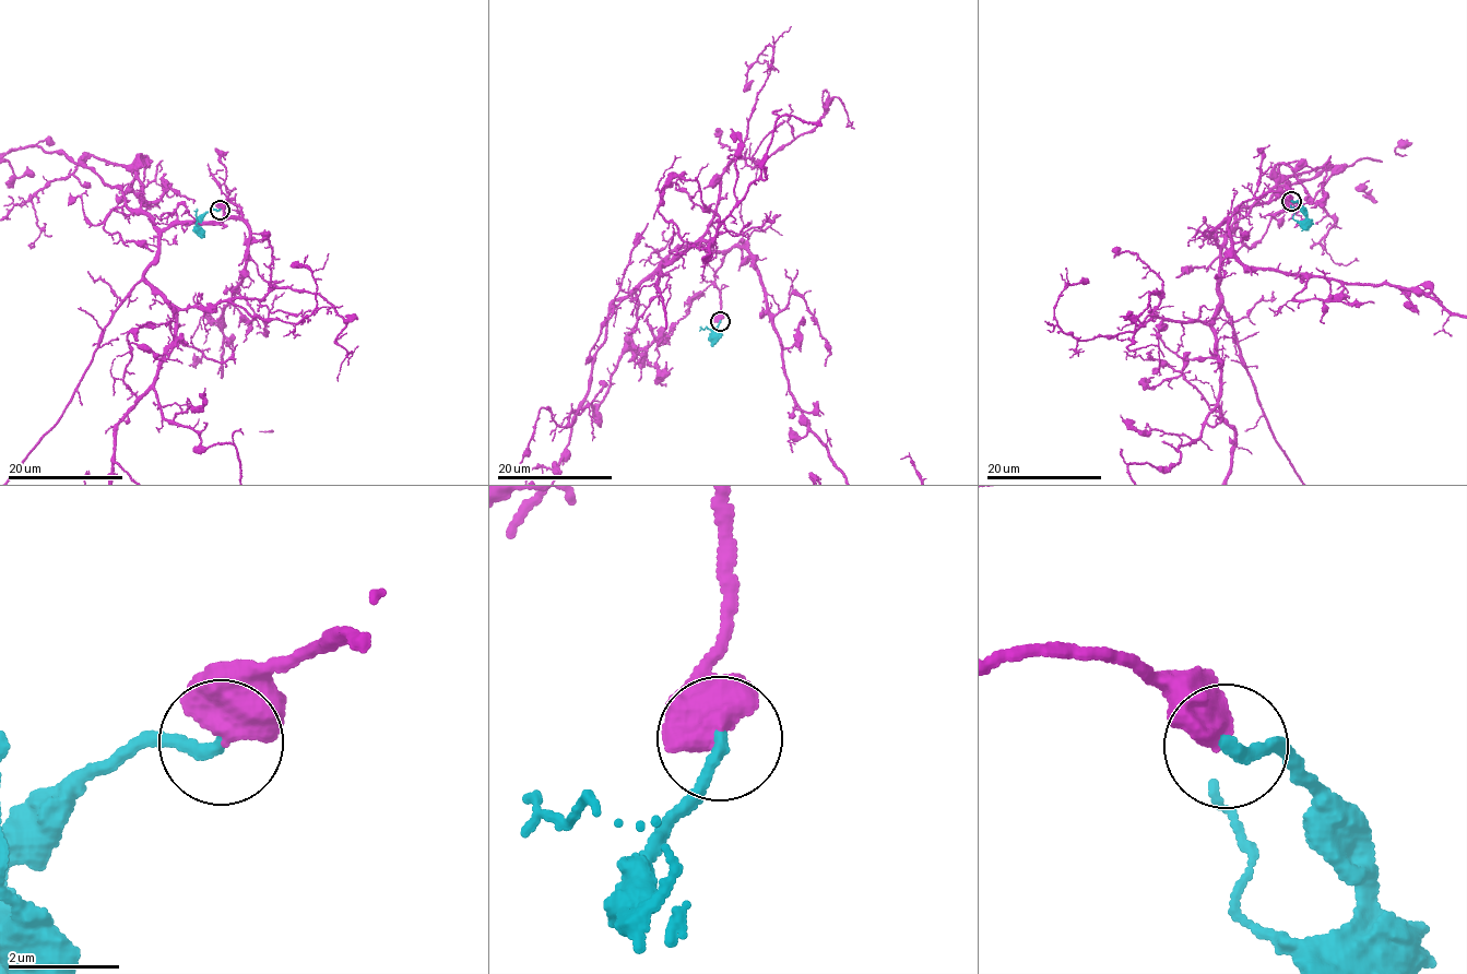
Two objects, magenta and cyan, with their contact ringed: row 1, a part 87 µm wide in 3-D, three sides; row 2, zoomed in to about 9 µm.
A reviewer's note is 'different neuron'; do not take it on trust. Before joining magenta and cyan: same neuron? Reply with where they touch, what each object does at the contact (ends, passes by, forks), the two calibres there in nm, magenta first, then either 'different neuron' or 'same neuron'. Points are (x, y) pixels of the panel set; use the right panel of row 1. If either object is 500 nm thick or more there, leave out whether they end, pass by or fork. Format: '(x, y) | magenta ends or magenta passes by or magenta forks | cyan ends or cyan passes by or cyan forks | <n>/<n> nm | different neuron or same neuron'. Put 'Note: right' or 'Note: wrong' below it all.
(1291, 201) | 700/240 nm | same neuron
Note: wrong

